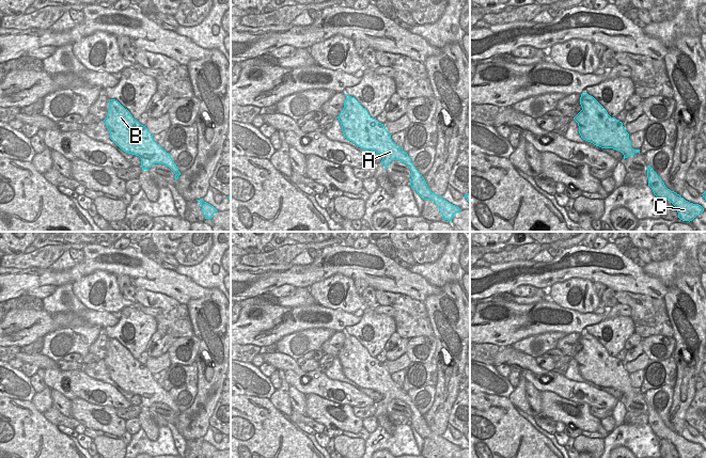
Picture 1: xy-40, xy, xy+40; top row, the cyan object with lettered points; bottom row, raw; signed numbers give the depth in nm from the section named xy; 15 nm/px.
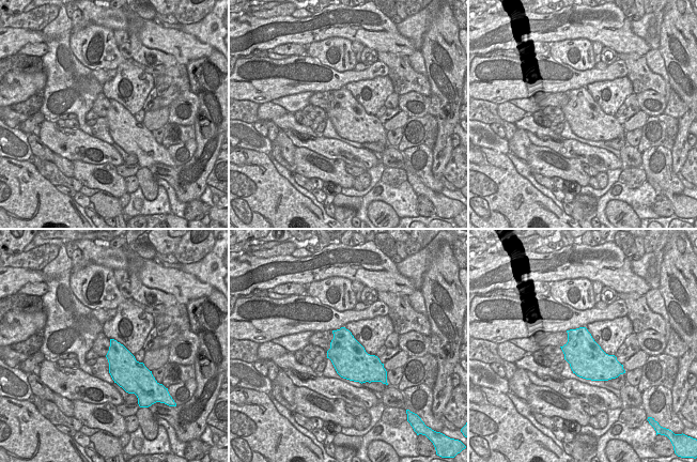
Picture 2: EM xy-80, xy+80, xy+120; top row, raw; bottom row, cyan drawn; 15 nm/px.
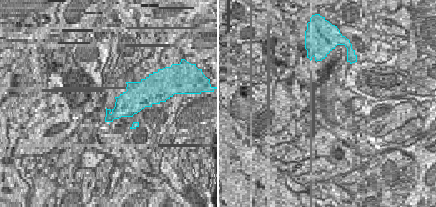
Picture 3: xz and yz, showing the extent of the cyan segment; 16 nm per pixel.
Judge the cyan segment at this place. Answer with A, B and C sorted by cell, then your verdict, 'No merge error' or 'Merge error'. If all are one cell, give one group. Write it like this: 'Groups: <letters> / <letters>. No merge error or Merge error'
Groups: A B C. No merge error.

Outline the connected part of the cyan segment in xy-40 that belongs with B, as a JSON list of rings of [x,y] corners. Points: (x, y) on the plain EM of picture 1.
[[[109,339],[109,349],[104,359],[110,378],[124,391],[141,397],[142,409],[148,409],[154,402],[168,405],[175,413],[175,421],[181,414],[169,392],[159,385],[147,367],[132,357],[117,339]]]

